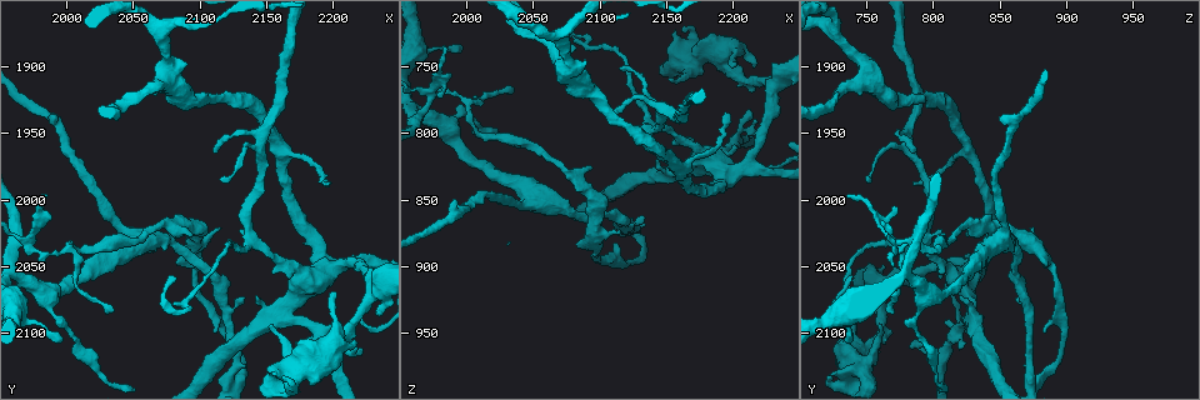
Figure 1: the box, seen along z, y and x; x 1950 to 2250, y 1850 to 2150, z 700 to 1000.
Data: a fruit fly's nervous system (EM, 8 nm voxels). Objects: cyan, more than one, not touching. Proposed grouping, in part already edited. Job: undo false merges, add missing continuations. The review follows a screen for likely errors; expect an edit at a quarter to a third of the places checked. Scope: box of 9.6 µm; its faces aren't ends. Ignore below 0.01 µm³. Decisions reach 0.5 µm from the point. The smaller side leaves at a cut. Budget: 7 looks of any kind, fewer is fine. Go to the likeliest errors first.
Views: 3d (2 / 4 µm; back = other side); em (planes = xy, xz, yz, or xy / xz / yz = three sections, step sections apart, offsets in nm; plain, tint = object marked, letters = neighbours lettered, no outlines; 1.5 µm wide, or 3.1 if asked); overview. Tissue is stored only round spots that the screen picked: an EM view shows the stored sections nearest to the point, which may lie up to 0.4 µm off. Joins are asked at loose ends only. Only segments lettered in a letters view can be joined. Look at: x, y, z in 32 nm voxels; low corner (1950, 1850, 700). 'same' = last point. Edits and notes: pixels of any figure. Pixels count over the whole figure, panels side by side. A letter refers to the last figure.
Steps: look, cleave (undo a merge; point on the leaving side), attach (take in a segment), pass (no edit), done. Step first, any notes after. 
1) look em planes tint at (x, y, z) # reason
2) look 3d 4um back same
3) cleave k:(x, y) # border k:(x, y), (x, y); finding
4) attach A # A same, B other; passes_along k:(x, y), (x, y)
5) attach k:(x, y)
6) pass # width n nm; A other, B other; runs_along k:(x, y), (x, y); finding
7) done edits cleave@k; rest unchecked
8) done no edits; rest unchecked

look em planes plain at (1972, 2032, 774) # four-way junction

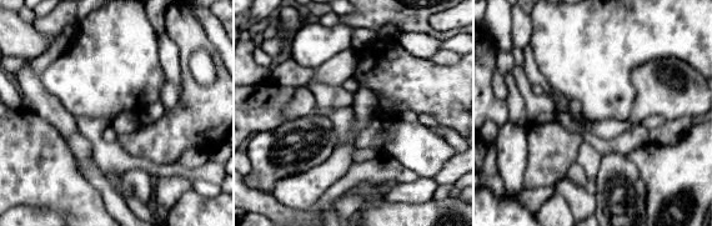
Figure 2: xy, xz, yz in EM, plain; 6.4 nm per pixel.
look em planes letters same # see the neighbours

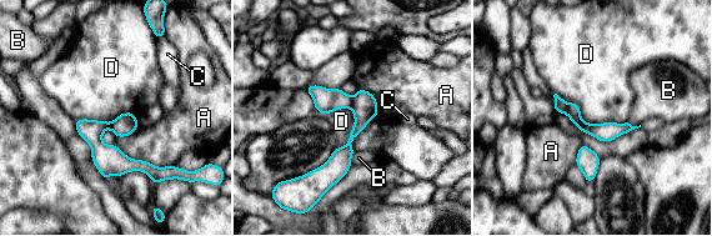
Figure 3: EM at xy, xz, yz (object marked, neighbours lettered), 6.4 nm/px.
cleave 3:(573, 113) # width 130 nm; A other, B other, C other, D other; part_leaving 3:(79, 122), (118, 164), (174, 172); a second neuron is stuck on

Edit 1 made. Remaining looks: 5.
look em yz step 8 tint at (2202, 2092, 808) # free end

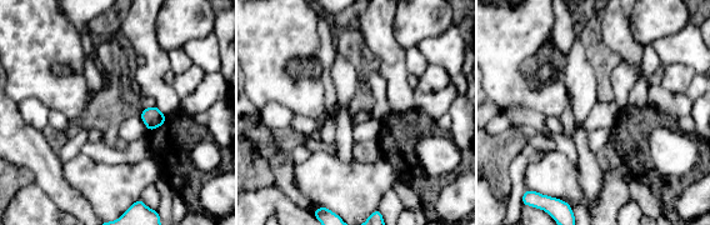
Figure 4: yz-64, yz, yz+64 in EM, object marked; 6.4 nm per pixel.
look em planes tint same

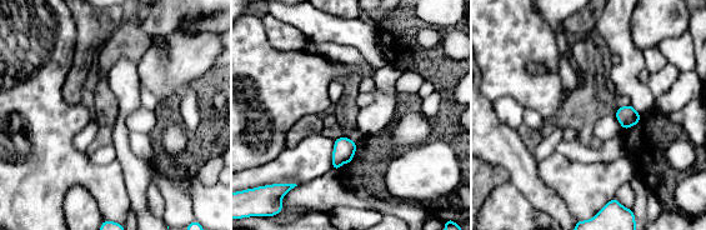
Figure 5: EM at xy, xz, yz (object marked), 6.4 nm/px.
look em planes letters same # what lies round it

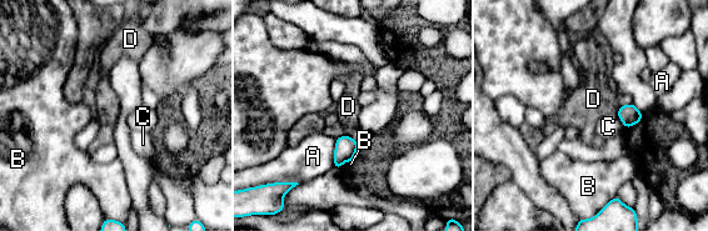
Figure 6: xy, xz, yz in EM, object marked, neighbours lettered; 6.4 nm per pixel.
pass # A other, B other, C other, D other; border 6:(616, 114), (626, 127); none of them fits

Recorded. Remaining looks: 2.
look 3d 2um back at (2200, 2070, 752) # free end

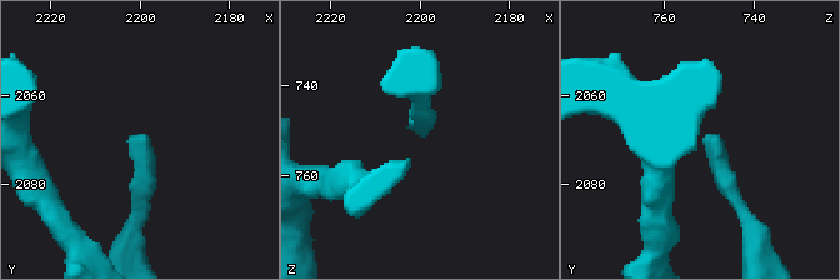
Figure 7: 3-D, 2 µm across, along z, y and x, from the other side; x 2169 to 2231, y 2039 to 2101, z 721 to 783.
look em planes letters at (2202, 2070, 750)

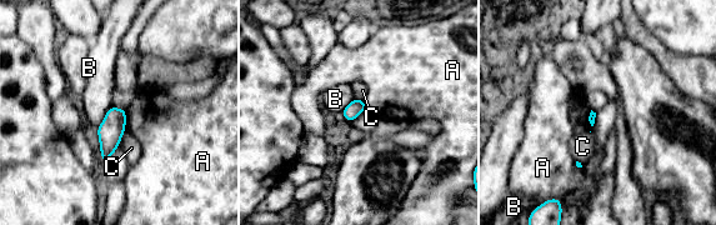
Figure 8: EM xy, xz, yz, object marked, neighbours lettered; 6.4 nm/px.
pass # longest_contact B 180 nm; A other, B other, C other; border 8:(126, 110), (126, 125), (124, 129); none of them fits

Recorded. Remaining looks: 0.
done edits cleave@3; rest unchecked

